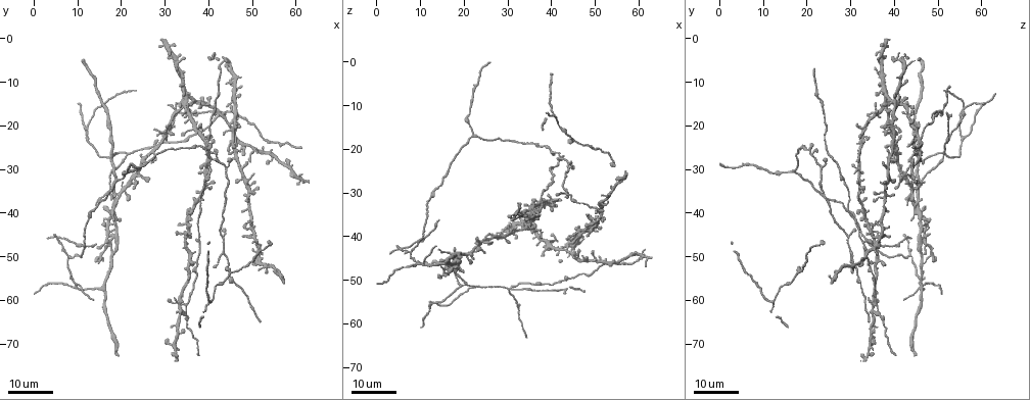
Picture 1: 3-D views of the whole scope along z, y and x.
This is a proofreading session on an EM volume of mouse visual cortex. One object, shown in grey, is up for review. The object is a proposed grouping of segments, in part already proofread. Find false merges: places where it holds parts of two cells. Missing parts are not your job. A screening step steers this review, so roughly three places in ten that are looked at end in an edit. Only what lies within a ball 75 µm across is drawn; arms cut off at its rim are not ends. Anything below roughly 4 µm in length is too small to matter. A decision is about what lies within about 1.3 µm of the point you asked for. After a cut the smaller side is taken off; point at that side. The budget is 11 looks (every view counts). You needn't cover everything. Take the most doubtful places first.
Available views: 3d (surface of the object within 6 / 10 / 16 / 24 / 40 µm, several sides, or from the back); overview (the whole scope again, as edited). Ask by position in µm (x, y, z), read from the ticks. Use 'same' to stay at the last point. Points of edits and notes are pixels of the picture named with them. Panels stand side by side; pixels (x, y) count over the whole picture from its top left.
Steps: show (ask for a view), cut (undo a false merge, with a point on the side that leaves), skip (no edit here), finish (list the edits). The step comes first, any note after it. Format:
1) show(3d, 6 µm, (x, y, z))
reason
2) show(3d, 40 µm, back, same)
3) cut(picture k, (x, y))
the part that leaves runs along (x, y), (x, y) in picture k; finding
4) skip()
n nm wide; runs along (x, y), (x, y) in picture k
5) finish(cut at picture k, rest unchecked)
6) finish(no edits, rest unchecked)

show(3d, 24 µm, (9.0, 57.0, 46.0))

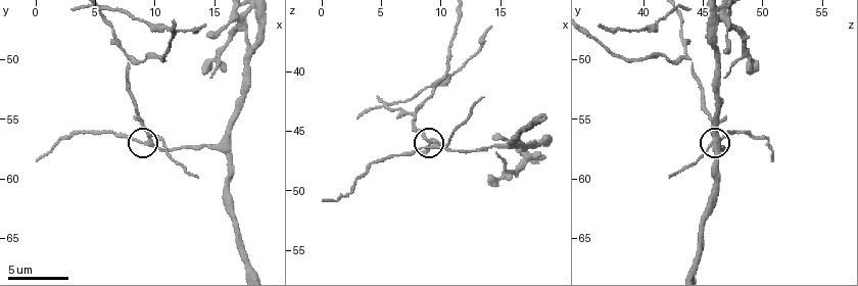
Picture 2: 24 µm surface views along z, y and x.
show(3d, 6 µm, (9.4, 56.4, 46.2))
zoom in

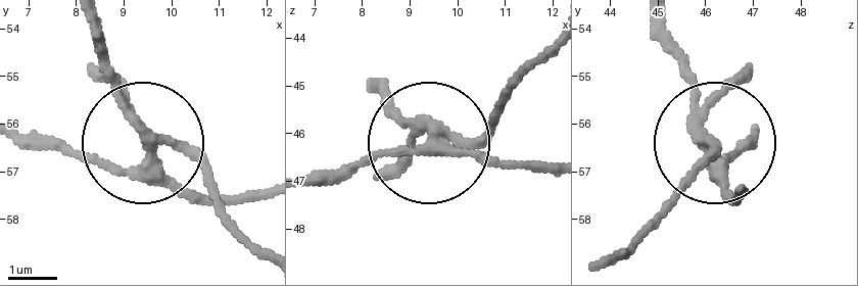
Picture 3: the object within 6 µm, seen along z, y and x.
cut(picture 3, (392, 171))
4 arms; two cells meet here

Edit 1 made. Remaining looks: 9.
show(3d, 10 µm, (7.6, 49.8, 43.4))
three-way junction

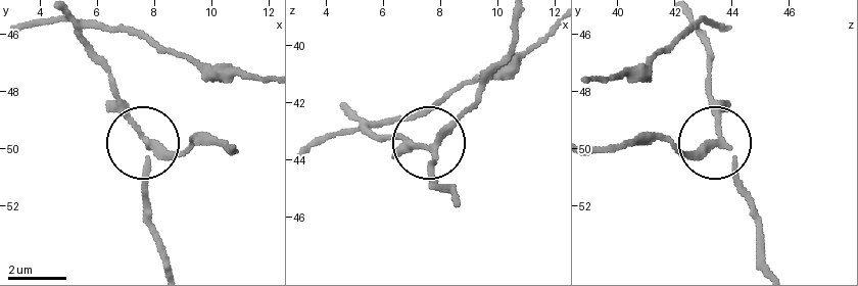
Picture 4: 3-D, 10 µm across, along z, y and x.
skip()
side arm 17 µm; runs along (767, 264), (750, 197), (718, 139), (711, 67) in picture 4; all the same cell

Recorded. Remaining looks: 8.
show(3d, 24 µm, (34.5, 61.0, 36.0))
three-way junction

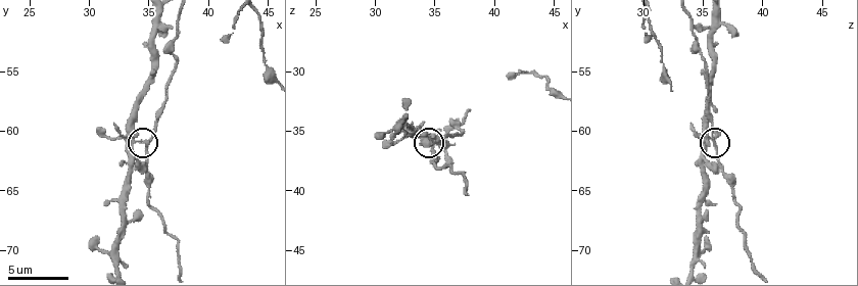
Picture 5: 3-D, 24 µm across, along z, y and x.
show(3d, 6 µm, (35.0, 61.0, 36.0))

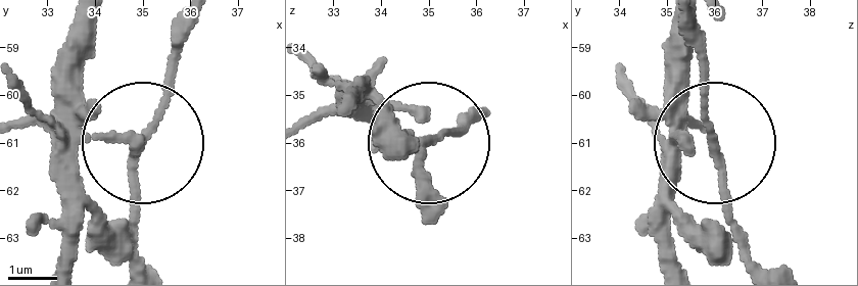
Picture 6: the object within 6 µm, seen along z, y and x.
skip()
side arm 14 µm; 3 arms; continuous, no second cell

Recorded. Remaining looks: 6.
show(3d, 16 µm, (21.5, 27.0, 51.5))
branch point

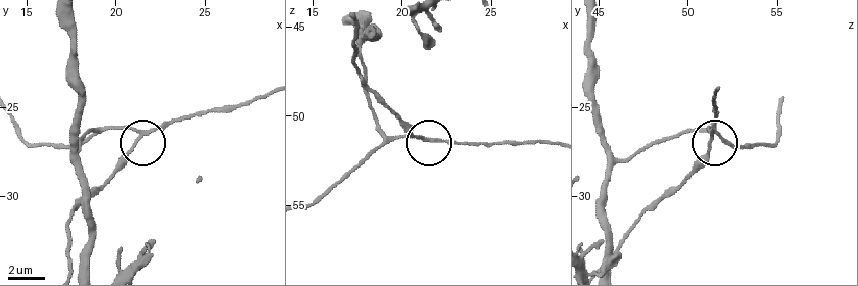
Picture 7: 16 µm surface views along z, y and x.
show(3d, 6 µm, (21.4, 26.5, 51.4))

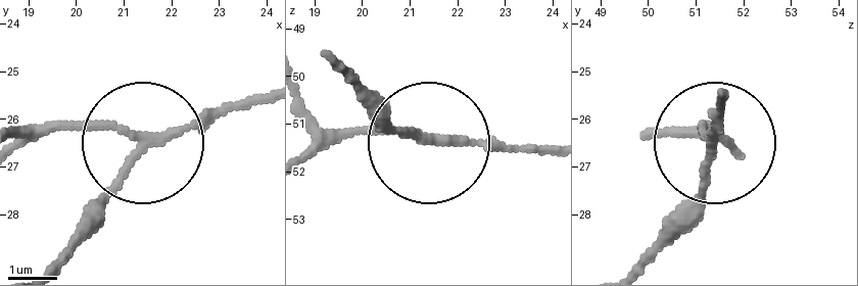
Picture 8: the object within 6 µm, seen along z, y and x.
cut(picture 8, (102, 206))
side arm 32 µm; the part that leaves runs along (143, 152), (62, 258) in picture 8; two cells meet here

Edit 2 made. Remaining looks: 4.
show(overview)

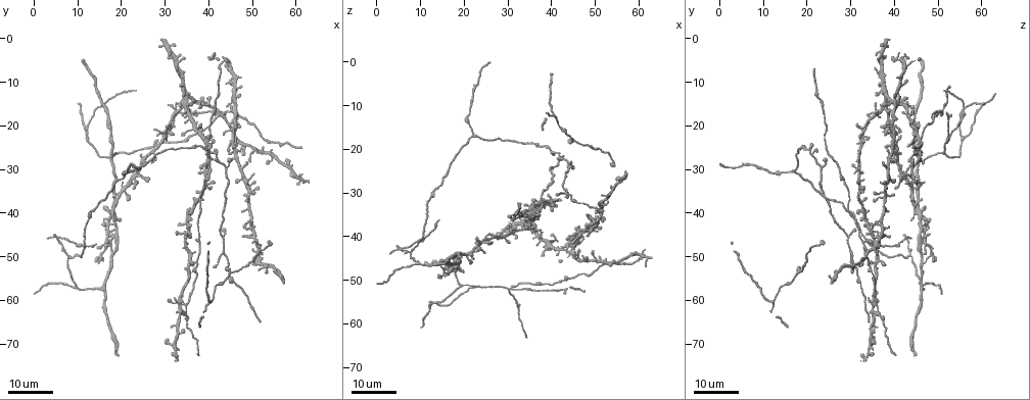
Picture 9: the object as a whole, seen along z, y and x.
show(3d, 16 µm, (30.5, 23.5, 52.5))
three-way junction

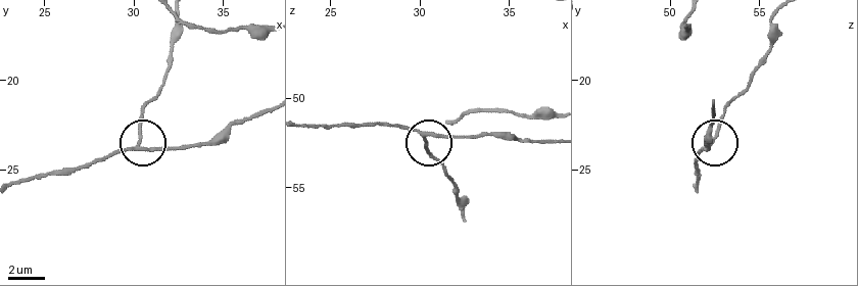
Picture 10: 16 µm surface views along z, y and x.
show(3d, 10 µm, (30.2, 23.7, 52.3))
zoom in

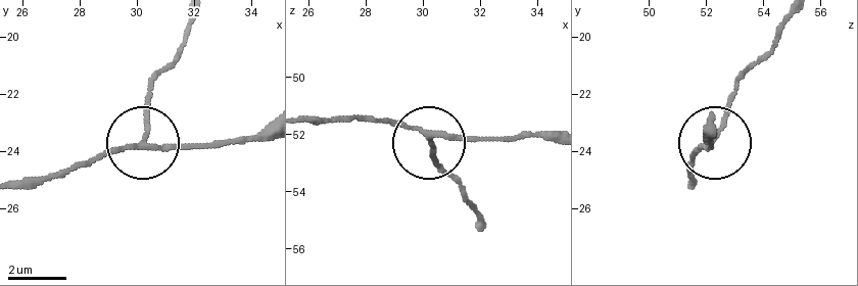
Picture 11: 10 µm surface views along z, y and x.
skip()
3 arms; all the same cell

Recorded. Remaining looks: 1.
finish(cut at picture 3, cut at picture 8, rest unchecked)

